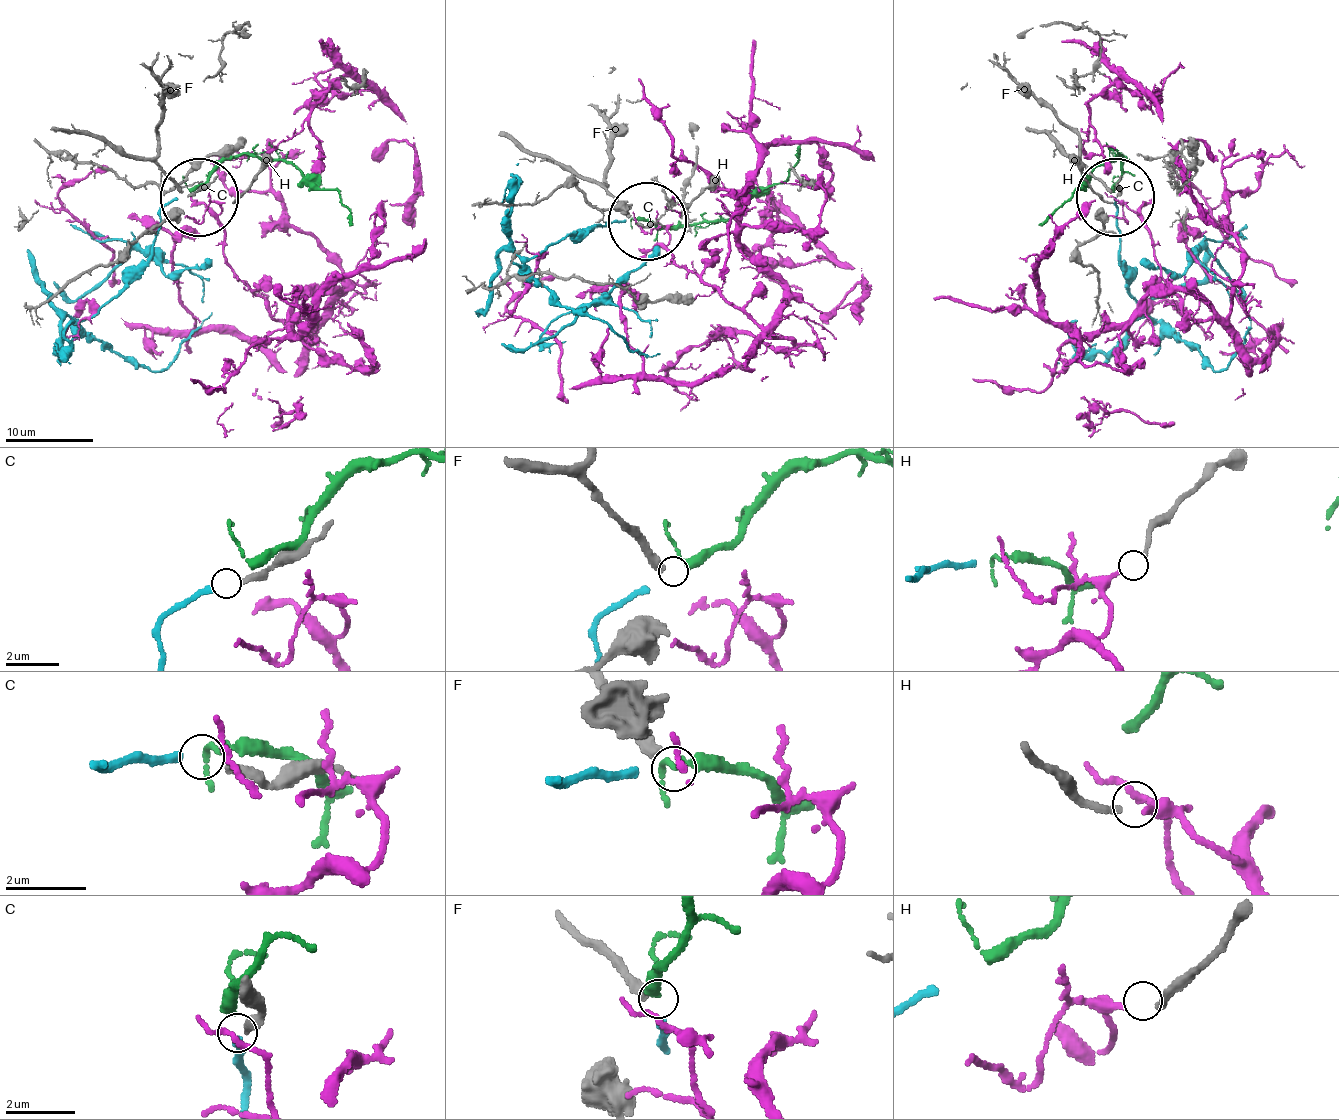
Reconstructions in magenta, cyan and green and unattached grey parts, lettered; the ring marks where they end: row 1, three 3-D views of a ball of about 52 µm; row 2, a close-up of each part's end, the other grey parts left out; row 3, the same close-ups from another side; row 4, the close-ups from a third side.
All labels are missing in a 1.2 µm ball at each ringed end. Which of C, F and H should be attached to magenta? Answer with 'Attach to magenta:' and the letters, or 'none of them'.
Attach to magenta: none of them

